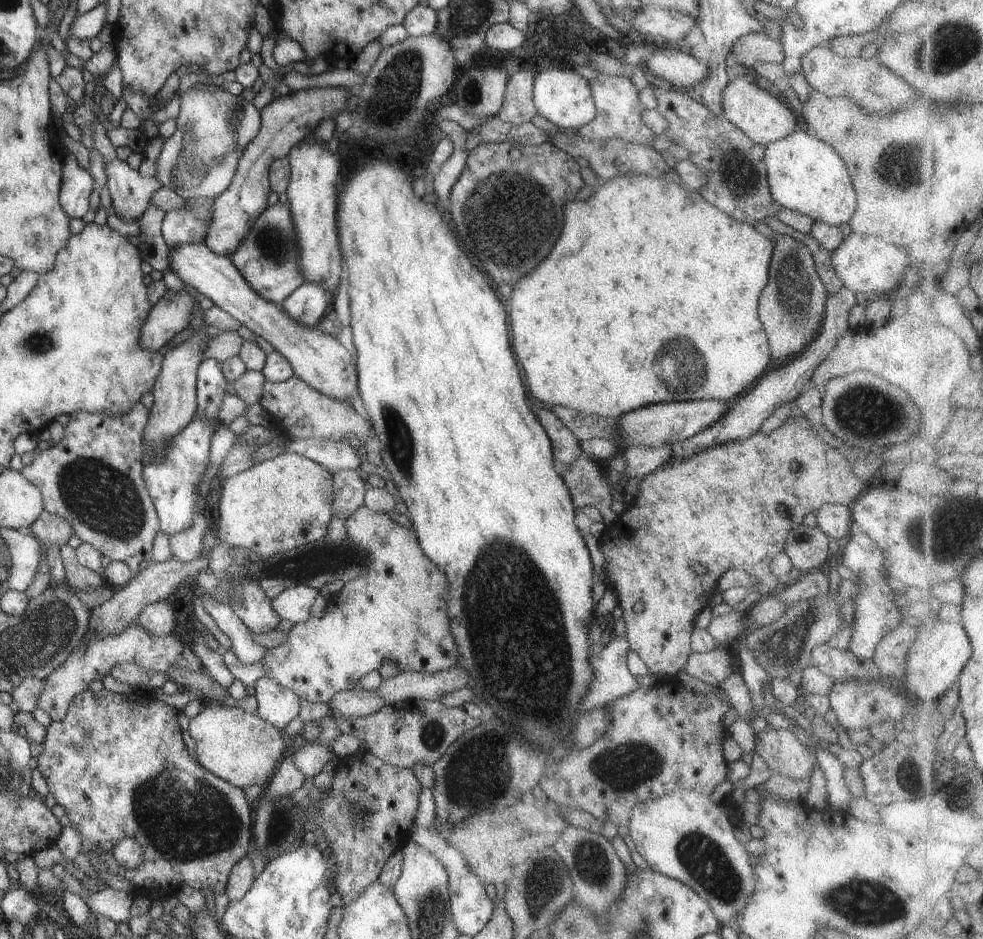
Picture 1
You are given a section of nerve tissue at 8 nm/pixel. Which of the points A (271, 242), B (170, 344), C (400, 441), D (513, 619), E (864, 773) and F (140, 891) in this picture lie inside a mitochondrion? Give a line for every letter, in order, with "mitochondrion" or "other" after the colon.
A: mitochondrion
B: other
C: mitochondrion
D: mitochondrion
E: other
F: other

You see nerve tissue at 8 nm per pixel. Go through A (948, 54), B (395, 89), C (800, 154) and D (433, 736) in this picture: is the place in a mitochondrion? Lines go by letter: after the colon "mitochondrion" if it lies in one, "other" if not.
A: mitochondrion
B: mitochondrion
C: other
D: mitochondrion

